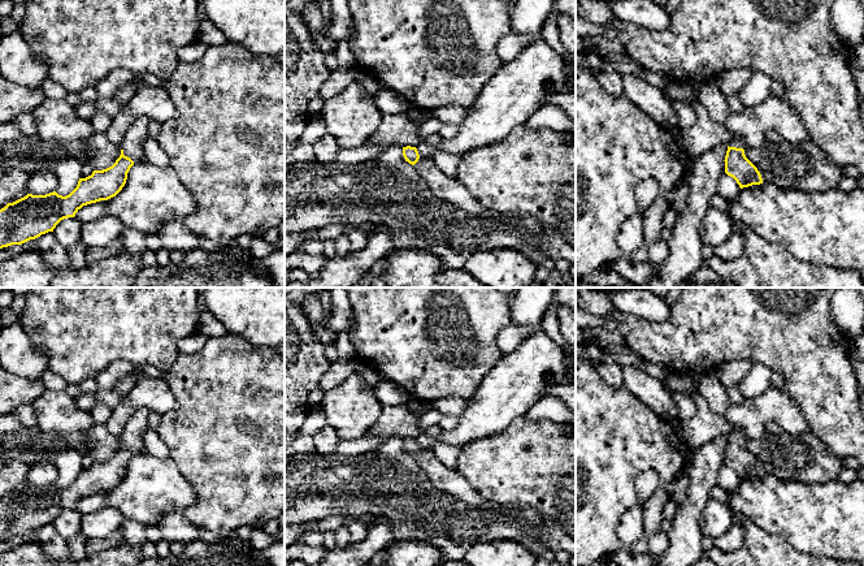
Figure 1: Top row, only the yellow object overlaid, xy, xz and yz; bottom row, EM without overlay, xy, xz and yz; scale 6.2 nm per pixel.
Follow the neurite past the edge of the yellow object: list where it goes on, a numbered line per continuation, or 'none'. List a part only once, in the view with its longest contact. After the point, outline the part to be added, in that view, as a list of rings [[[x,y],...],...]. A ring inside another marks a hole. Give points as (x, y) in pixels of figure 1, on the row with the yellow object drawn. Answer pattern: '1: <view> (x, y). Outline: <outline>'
1: yz (738, 142). Outline: [[[734,135],[728,146],[729,147],[743,148],[744,150],[744,155],[750,150],[750,146],[738,135]]]

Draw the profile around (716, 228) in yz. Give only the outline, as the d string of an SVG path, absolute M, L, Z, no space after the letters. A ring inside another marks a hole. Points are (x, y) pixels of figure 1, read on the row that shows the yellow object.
M708 208L699 233L705 245L715 247L725 243L734 233L731 216L717 208Z

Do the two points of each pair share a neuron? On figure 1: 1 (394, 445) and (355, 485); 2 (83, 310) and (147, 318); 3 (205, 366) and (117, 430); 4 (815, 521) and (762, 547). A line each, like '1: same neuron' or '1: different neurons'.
1: same neuron
2: same neuron
3: different neurons
4: different neurons

